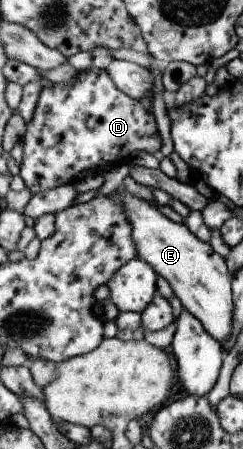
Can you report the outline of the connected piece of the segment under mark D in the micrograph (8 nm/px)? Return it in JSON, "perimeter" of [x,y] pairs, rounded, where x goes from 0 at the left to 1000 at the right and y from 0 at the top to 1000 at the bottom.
{"perimeter":[[[374,147],[317,160],[321,167],[288,185],[206,183],[189,198],[173,198],[132,269],[107,274],[115,287],[86,310],[99,345],[78,365],[74,390],[132,434],[280,410],[313,394],[342,394],[346,383],[424,390],[436,376],[461,376],[477,367],[531,367],[543,345],[568,336],[658,350],[667,314],[630,247],[584,238],[568,223],[477,198],[469,180],[453,176],[453,167],[428,163],[428,154]]]}

